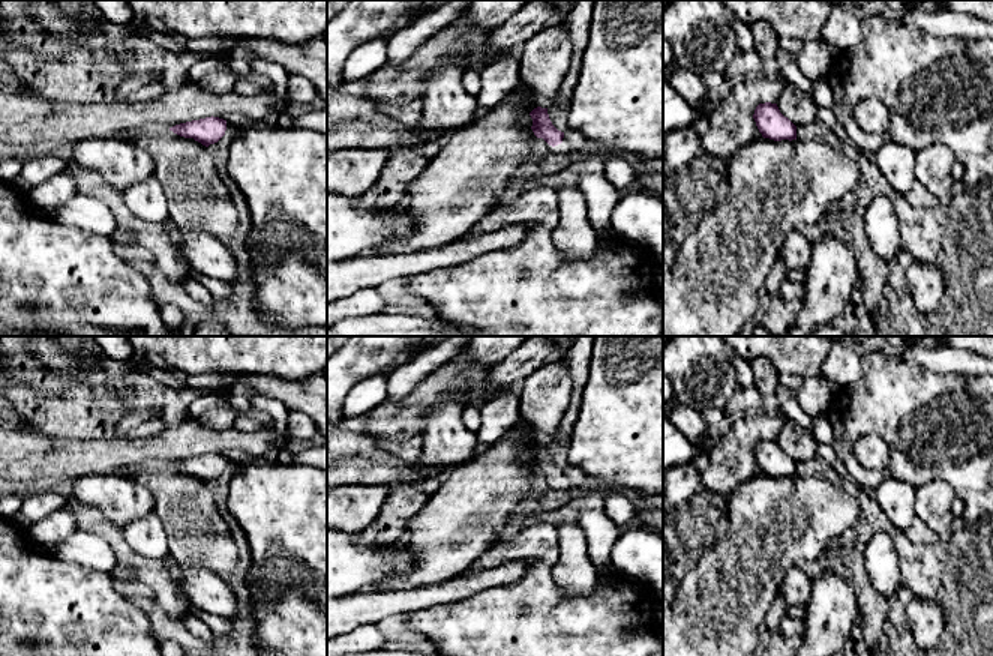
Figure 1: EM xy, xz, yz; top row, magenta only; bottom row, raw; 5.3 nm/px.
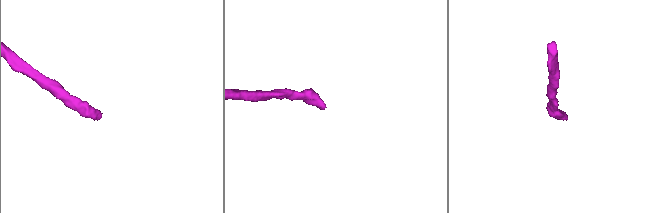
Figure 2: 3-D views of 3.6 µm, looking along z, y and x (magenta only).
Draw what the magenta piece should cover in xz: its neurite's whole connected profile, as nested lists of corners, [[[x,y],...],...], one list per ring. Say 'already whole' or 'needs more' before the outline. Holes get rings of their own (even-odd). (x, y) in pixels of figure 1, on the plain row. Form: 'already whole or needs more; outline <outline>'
needs more; outline [[[537,443],[530,449],[532,455],[532,468],[537,474],[543,474],[555,488],[561,489],[588,489],[592,482],[579,468],[561,468],[558,467],[548,450],[548,444]]]

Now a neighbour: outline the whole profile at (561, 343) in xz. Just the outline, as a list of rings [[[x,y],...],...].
[[[546,336],[548,342],[561,351],[560,362],[567,362],[567,353],[573,344],[574,336]]]

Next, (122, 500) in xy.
[[[126,471],[82,476],[74,485],[74,495],[82,504],[98,507],[105,521],[120,530],[156,509],[152,492]]]

